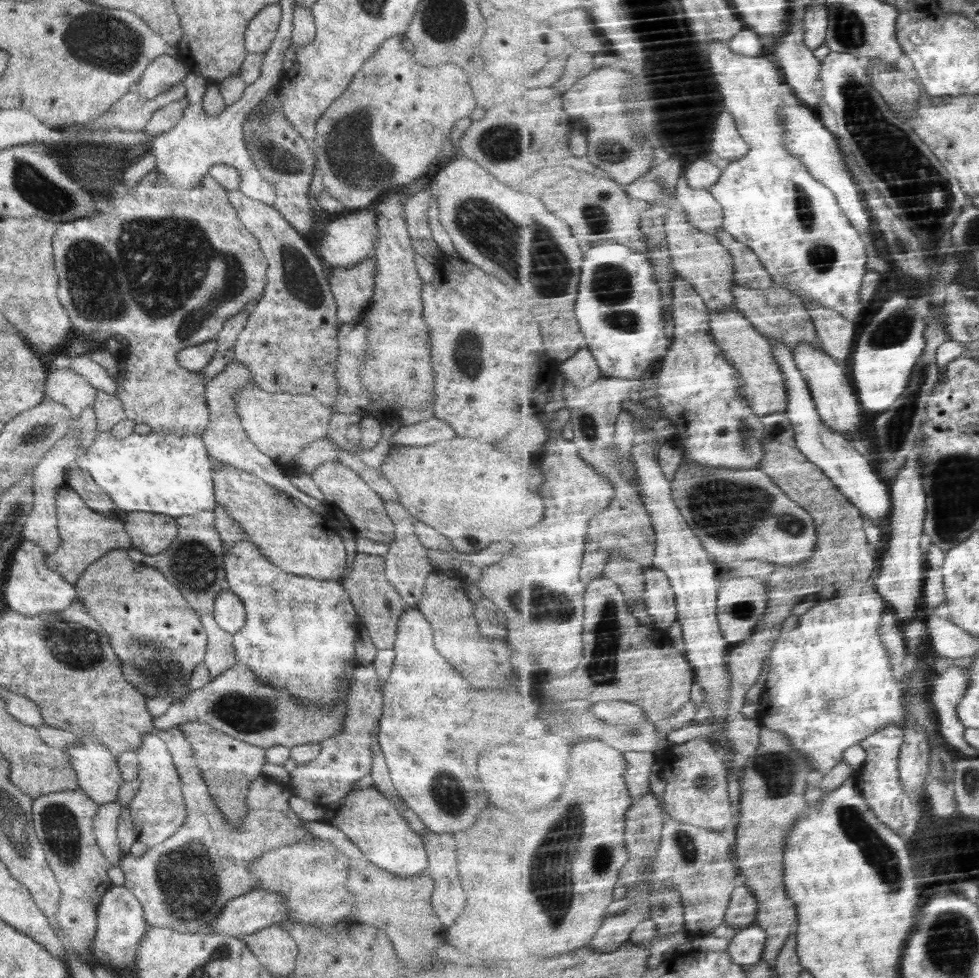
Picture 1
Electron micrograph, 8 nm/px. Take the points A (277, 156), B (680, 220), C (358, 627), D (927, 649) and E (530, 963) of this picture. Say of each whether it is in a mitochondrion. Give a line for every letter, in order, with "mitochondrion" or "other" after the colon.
A: mitochondrion
B: other
C: other
D: other
E: other

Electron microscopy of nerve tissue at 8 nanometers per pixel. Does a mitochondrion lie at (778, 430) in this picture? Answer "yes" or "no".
yes

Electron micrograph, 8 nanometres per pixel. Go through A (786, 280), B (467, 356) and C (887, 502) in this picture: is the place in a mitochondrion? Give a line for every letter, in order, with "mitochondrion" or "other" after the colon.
A: other
B: mitochondrion
C: other

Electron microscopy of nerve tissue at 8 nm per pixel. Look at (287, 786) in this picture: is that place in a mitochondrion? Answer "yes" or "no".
no

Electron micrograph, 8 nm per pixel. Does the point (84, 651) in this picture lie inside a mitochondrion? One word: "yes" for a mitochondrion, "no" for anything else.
yes

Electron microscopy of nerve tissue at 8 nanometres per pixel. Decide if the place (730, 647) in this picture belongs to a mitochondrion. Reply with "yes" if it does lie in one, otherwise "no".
no

